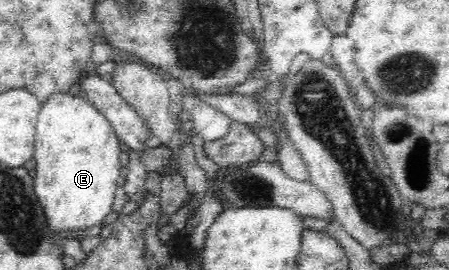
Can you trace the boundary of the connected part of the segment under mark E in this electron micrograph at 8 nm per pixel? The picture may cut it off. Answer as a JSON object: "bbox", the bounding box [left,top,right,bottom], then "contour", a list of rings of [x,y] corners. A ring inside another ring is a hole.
{"bbox":[33,91,123,233],"contour":[[[69,91],[53,92],[41,105],[36,122],[34,138],[34,159],[36,168],[33,171],[34,187],[40,204],[46,211],[48,224],[55,233],[84,231],[103,220],[112,212],[117,180],[121,172],[121,154],[123,146],[109,119],[100,113],[86,96],[75,96]]]}

